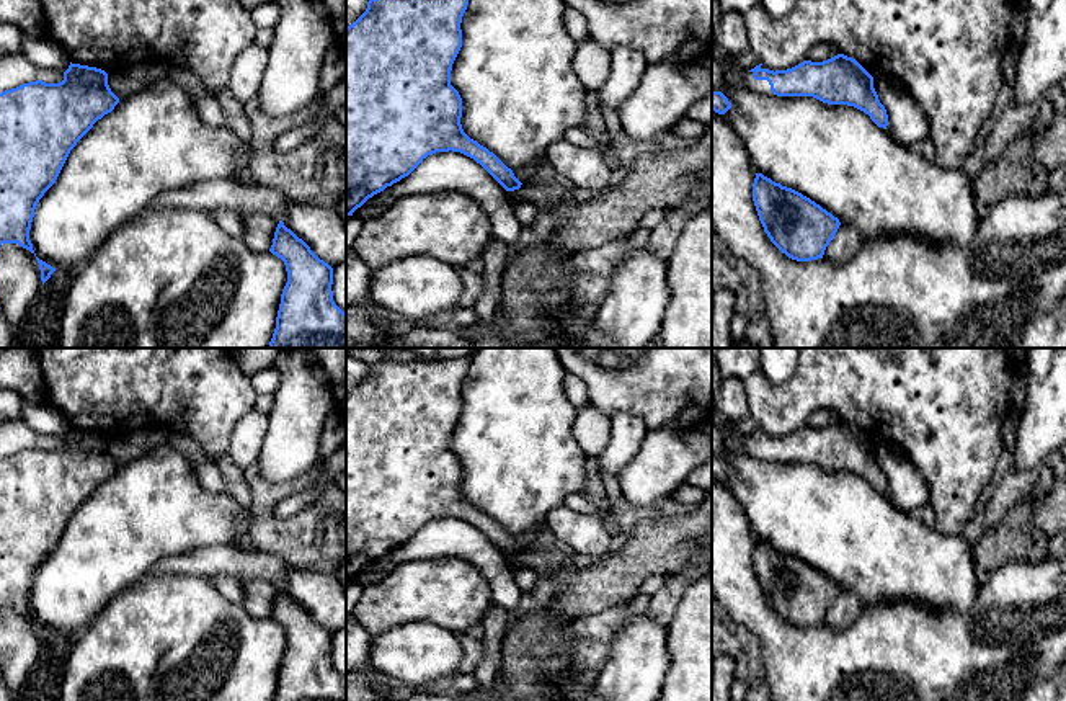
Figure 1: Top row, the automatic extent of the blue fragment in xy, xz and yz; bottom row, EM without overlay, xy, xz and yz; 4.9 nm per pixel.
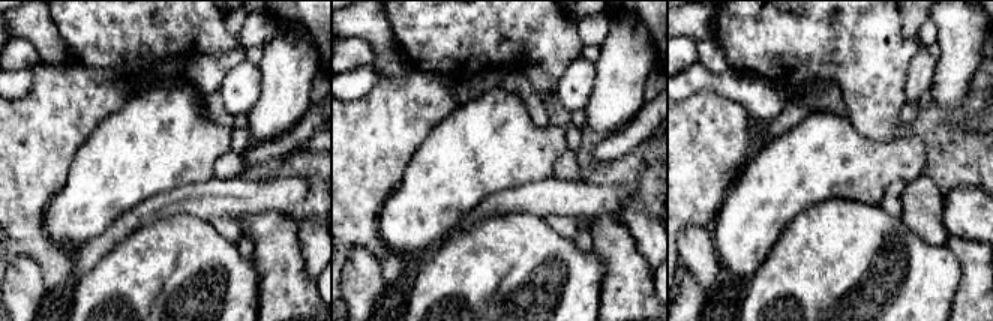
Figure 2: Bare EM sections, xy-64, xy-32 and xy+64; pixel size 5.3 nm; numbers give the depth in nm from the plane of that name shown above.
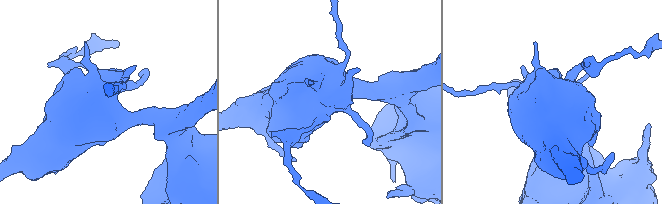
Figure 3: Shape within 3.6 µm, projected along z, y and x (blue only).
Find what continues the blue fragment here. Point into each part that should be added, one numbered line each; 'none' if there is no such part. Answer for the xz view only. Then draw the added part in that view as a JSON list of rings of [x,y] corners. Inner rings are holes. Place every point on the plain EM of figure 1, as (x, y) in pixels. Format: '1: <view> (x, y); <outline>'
none

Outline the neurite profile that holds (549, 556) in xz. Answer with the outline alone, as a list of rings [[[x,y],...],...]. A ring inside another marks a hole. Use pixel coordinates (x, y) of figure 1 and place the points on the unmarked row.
[[[544,525],[535,542],[522,549],[519,556],[511,557],[511,565],[514,569],[529,567],[539,575],[558,578],[571,567],[573,556],[575,551]]]

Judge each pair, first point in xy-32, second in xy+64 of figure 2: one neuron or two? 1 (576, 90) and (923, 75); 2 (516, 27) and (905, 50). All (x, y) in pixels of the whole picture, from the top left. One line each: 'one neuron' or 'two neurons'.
1: one neuron
2: one neuron

